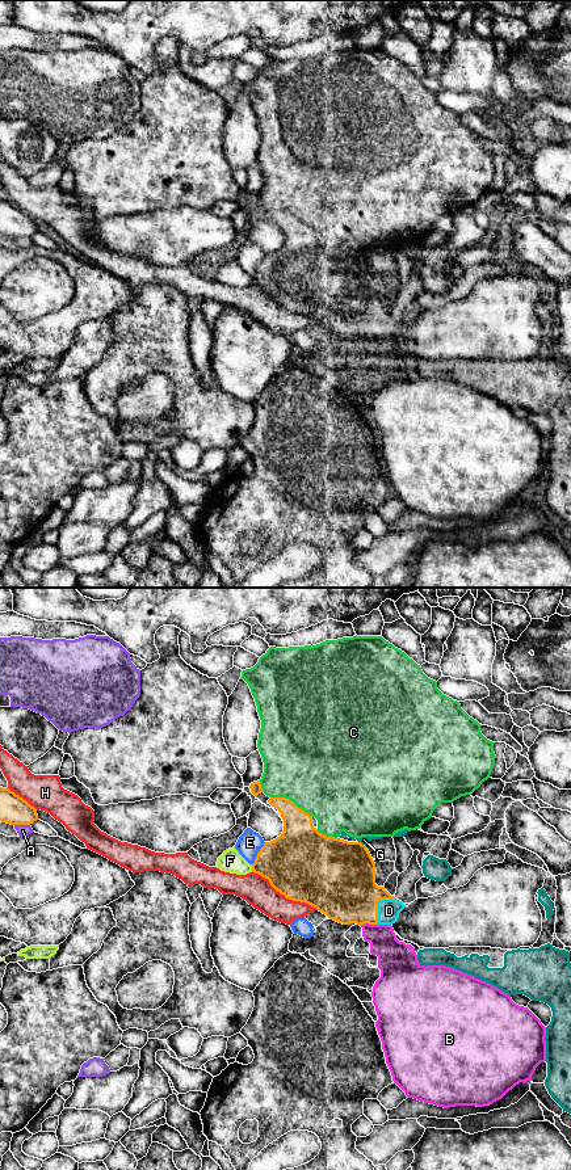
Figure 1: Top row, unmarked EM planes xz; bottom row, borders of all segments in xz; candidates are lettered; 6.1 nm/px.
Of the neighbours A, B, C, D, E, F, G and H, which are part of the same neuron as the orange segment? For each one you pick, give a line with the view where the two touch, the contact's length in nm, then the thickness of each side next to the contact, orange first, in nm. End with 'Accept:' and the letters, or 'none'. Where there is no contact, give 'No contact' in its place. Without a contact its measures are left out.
D: Touches orange in xz. Shared border 200 nm. Thickness 400 nm (orange) against 130 nm
Accept: D

